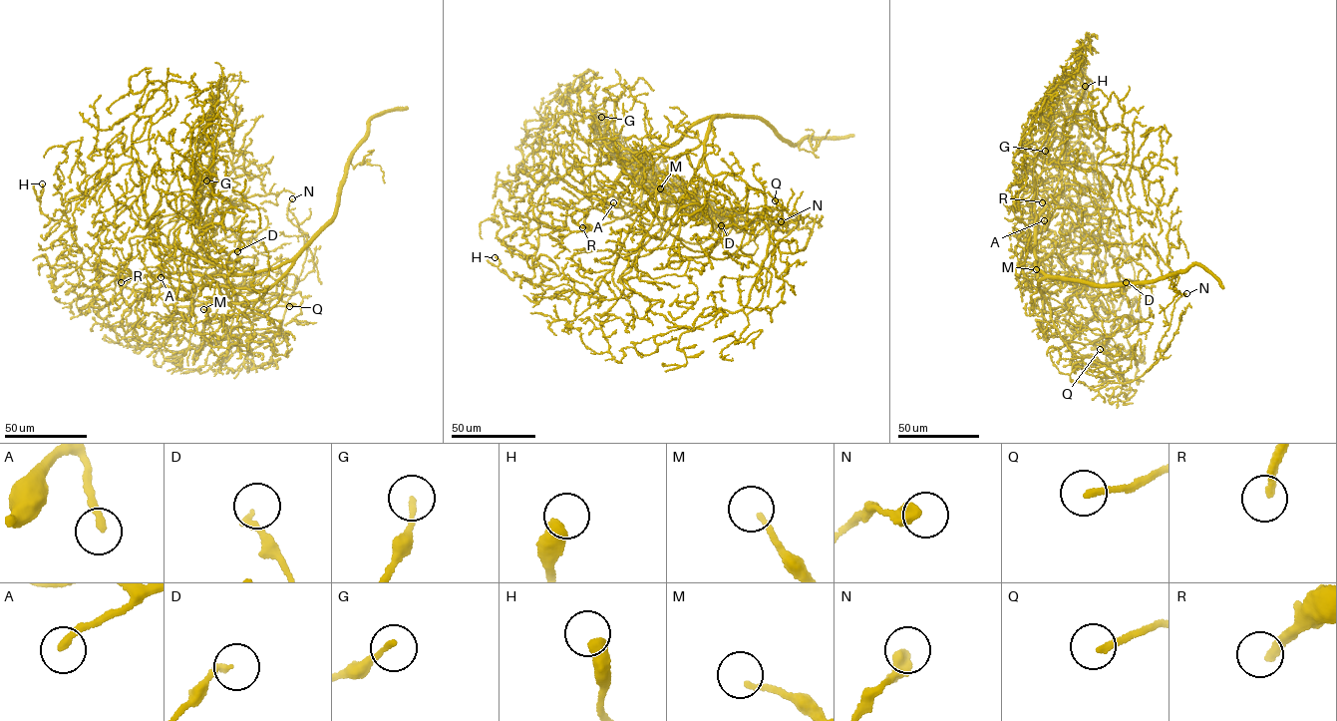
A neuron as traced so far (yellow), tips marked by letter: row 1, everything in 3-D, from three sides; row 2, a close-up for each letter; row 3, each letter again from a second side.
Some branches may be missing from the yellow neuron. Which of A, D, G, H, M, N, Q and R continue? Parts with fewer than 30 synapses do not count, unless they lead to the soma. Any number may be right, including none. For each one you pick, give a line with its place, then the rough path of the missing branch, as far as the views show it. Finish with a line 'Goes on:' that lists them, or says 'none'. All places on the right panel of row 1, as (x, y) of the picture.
A: (1044, 220) | (1044, 220), (1036, 224), (1037, 238), (1051, 240)
M: (1036, 269) | (1036, 269), (1030, 263), (1029, 254), (1007, 239)
Q: (1100, 349) | (1100, 349), (1091, 346), (1095, 342), (1098, 329), (1096, 319), (1091, 316)
R: (1042, 202) | (1042, 202), (1044, 207), (1047, 204), (1045, 208), (1050, 217), (1039, 219), (1040, 214)
Goes on: A, M, Q, R

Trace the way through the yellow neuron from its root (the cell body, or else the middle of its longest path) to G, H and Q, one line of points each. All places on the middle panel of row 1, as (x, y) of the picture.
G: (710, 117), (627, 165), (596, 207), (620, 218), (636, 211), (643, 185), (606, 134), (599, 136), (601, 117)
H: (710, 117), (629, 163), (611, 187), (547, 183), (540, 285), (508, 277), (495, 257)
Q: (710, 117), (710, 173), (734, 175), (766, 202), (769, 247), (746, 314), (765, 288), (783, 216), (775, 200)

